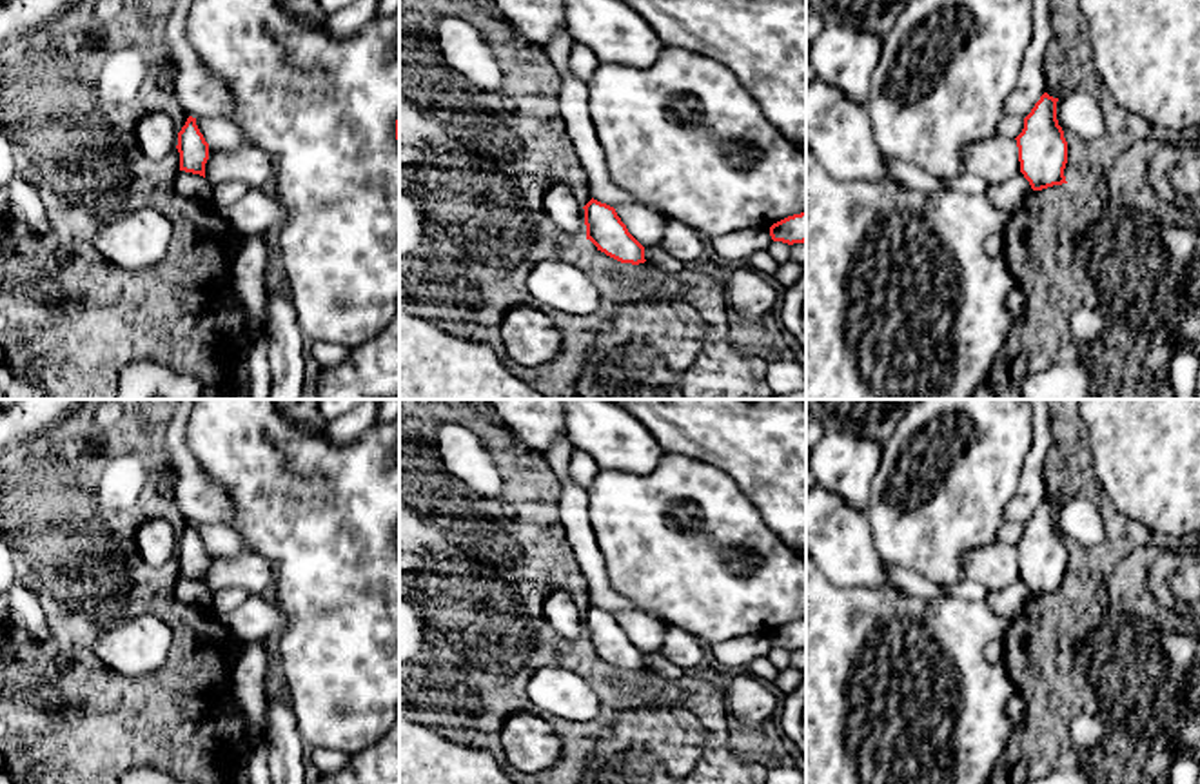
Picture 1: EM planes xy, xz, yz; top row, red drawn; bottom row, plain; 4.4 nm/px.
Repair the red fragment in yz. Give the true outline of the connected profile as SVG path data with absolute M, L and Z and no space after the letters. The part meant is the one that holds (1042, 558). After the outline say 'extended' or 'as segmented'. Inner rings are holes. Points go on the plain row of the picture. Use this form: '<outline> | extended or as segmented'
M1044 499L1031 519L1024 524L1024 535L1015 544L1018 554L1020 579L1033 597L1067 590L1067 548L1057 526L1058 505Z | as segmented

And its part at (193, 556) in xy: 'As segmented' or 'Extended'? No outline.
As segmented

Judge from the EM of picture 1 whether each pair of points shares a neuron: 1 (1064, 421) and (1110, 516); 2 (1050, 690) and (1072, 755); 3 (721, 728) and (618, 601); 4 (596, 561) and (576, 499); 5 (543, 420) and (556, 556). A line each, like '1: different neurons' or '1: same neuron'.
1: same neuron
2: same neuron
3: different neurons
4: same neuron
5: different neurons

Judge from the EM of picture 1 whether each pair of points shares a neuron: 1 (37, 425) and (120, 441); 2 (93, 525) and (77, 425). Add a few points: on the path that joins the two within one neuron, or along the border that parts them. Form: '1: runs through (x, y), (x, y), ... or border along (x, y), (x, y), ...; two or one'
1: border along (69, 418), (37, 438), (22, 436), (19, 440); two
2: runs through (68, 499), (62, 494), (62, 450); one

